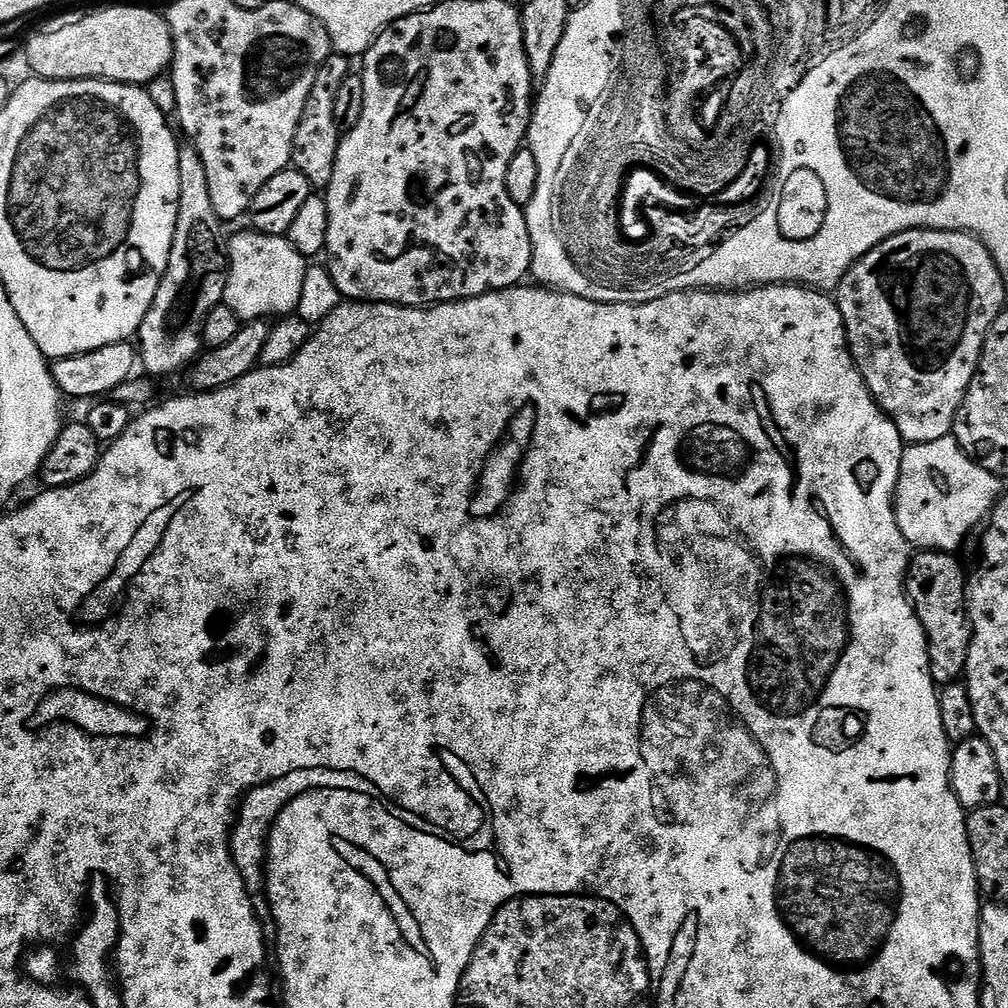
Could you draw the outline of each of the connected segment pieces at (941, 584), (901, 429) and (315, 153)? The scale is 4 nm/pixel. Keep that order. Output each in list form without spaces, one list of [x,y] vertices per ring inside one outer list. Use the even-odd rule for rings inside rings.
[[[920,550],[908,566],[906,591],[912,609],[922,622],[928,639],[928,657],[932,681],[938,686],[955,684],[964,676],[970,654],[972,623],[968,621],[968,581],[966,568],[960,565],[959,555],[951,552]]]
[[[911,228],[909,232],[899,232],[886,238],[874,250],[870,250],[842,278],[842,282],[834,290],[835,299],[840,305],[842,322],[848,335],[848,350],[851,352],[870,394],[880,405],[888,417],[898,426],[898,434],[904,439],[905,445],[938,442],[938,438],[952,435],[952,427],[956,421],[958,410],[966,398],[966,390],[978,370],[978,362],[982,354],[982,346],[986,342],[986,334],[990,330],[990,322],[1005,311],[1004,288],[1006,281],[1001,278],[994,258],[986,250],[981,240],[969,236],[966,232],[943,232],[929,228]]]
[[[333,54],[322,62],[318,70],[318,78],[314,78],[314,86],[310,86],[310,98],[306,98],[306,106],[302,118],[298,122],[298,130],[292,143],[291,167],[297,172],[306,174],[306,182],[314,190],[327,190],[334,178],[334,162],[338,158],[338,146],[342,133],[334,122],[334,104],[338,99],[338,90],[342,82],[349,76],[349,57]]]

